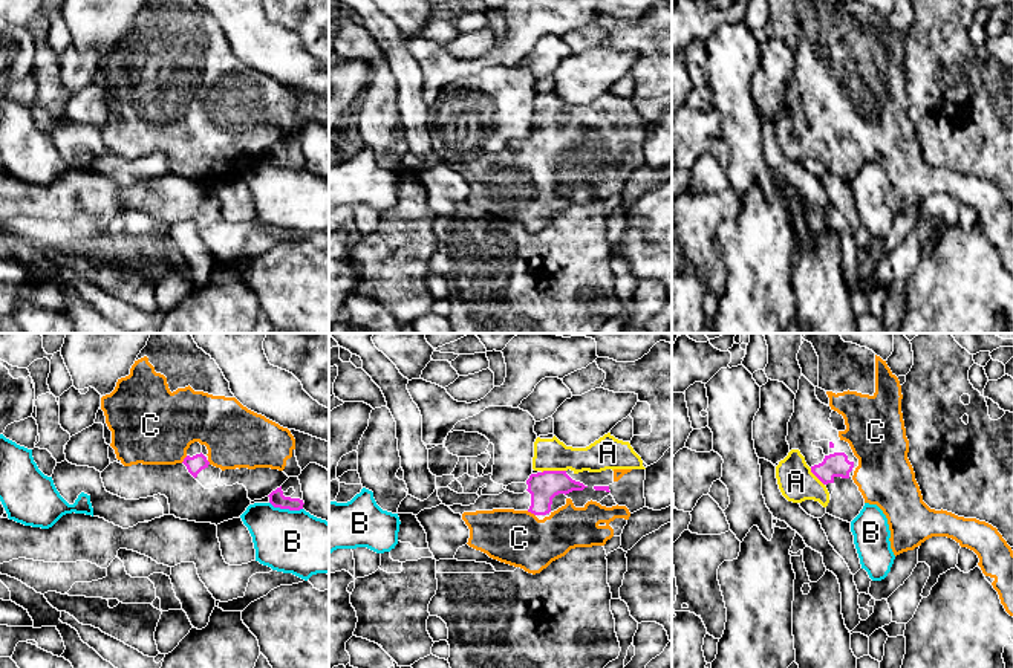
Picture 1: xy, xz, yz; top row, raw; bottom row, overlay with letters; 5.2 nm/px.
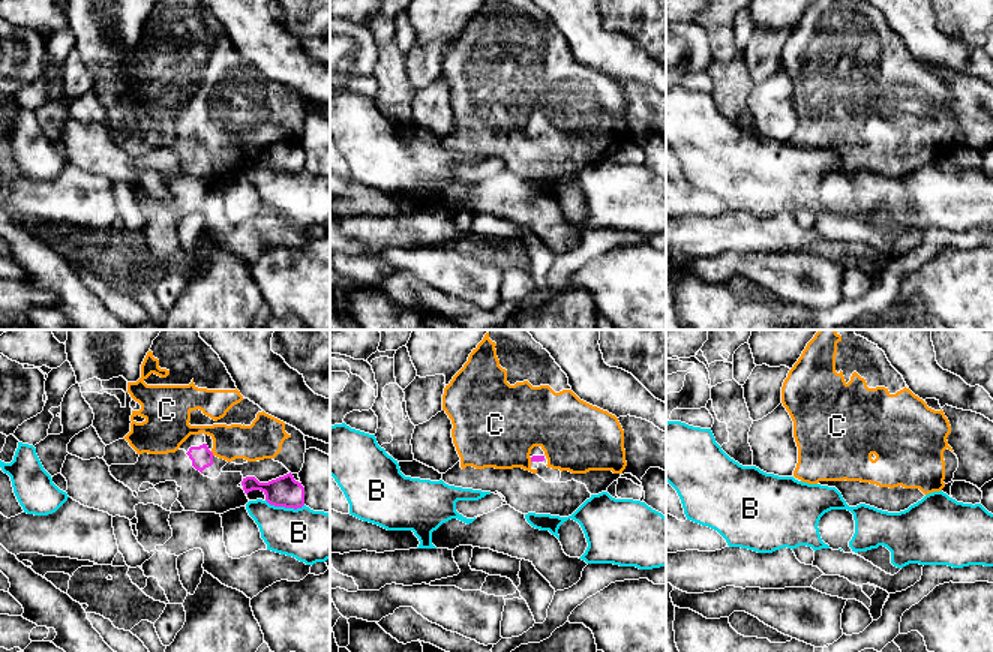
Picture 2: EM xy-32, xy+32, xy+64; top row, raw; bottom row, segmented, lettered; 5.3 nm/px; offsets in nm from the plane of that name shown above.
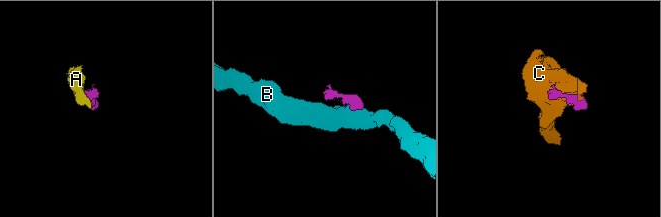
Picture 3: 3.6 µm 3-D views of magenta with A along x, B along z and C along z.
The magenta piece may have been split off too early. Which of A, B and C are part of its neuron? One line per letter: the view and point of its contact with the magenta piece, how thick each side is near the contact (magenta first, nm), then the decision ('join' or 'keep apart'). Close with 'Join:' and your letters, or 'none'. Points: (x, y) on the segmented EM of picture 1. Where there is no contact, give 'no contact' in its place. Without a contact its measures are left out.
A: xz (553, 471) | 160/180 nm | join
B: xy (286, 508) | 80/340 nm | keep apart
C: xz (531, 512) | 160/300 nm | join
Join: A, C

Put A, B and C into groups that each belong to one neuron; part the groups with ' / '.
A C / B

